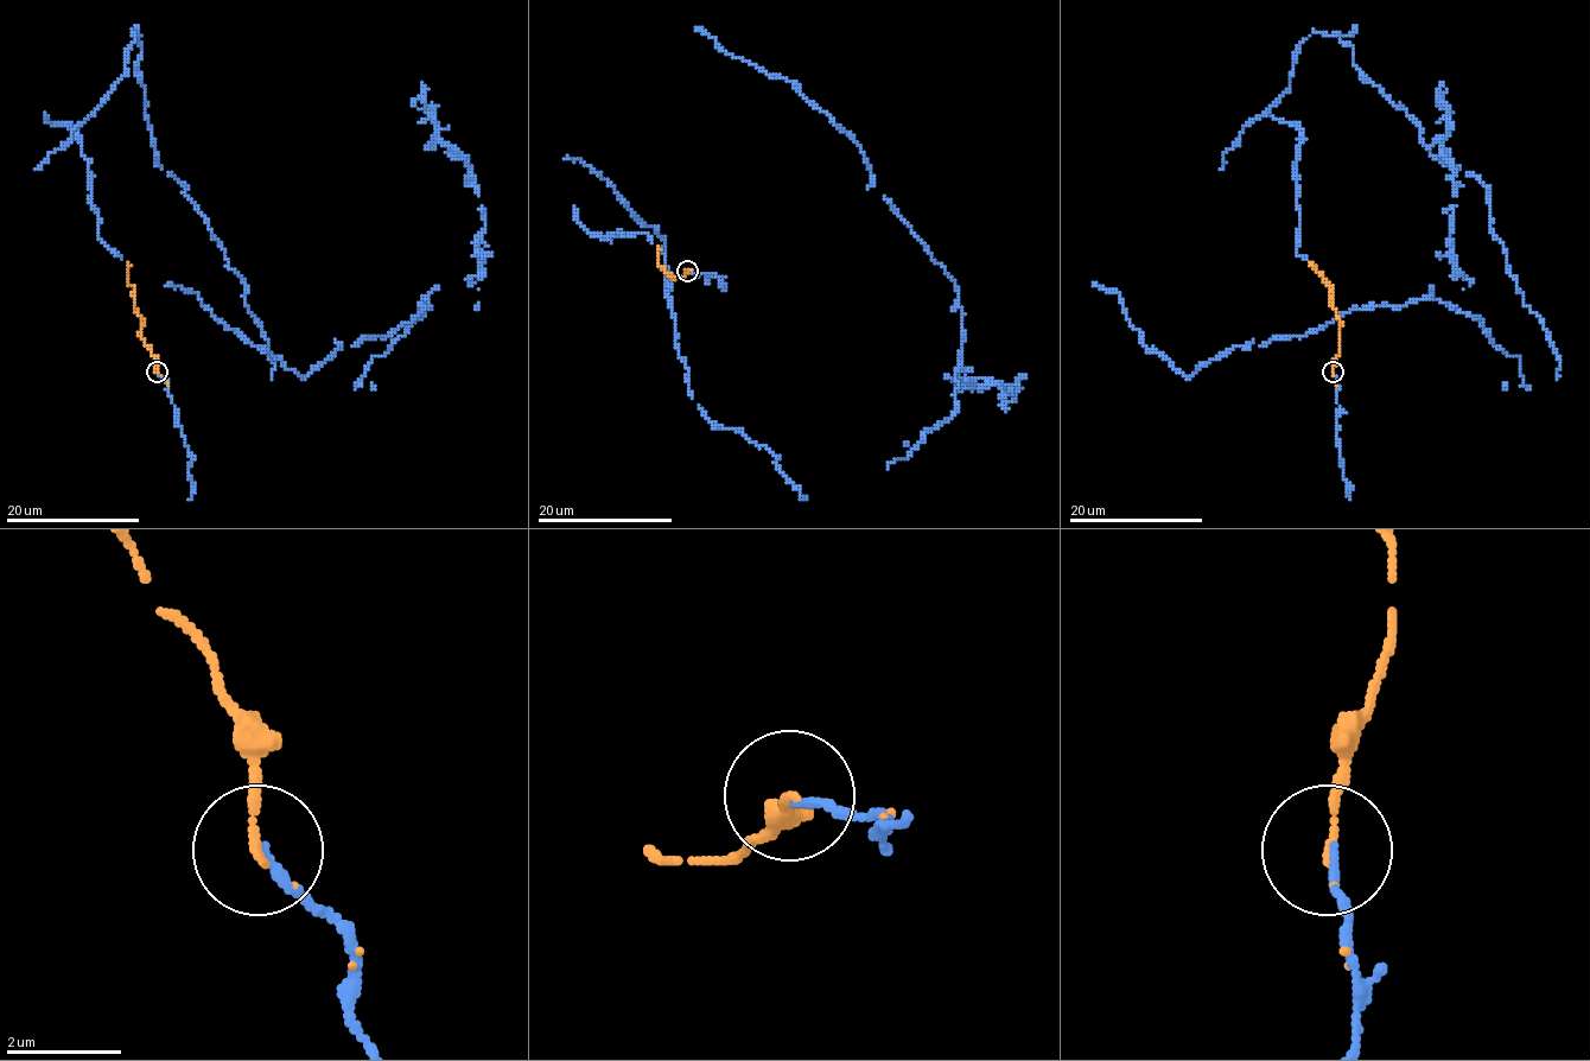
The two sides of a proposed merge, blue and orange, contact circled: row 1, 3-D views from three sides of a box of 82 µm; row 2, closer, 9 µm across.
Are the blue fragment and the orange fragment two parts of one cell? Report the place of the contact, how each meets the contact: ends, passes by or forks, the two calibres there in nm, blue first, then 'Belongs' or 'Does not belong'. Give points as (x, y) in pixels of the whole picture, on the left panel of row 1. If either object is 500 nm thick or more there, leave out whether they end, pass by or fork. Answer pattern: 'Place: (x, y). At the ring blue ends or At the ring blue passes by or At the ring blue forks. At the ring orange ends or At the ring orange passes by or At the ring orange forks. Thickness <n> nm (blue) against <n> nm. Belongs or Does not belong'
Place: (157, 372). At the ring blue ends. At the ring orange ends. Thickness 140 nm (blue) against 160 nm. Belongs

